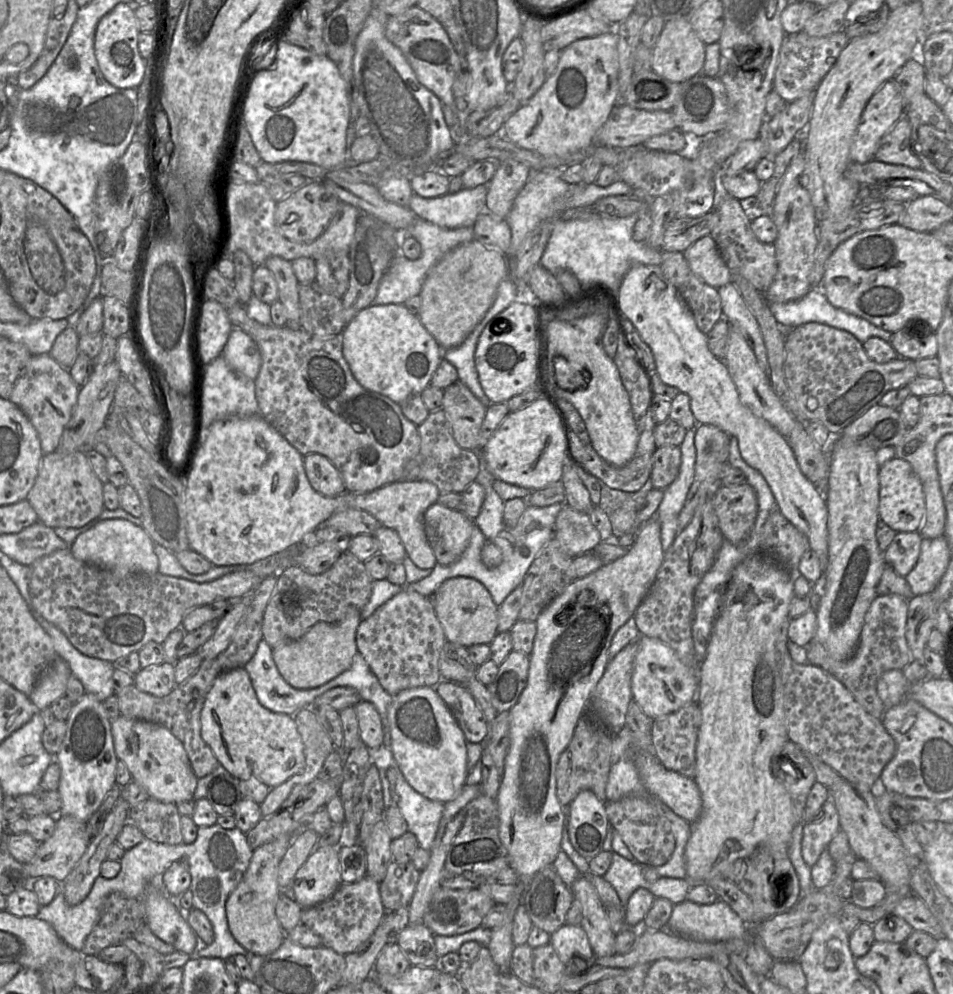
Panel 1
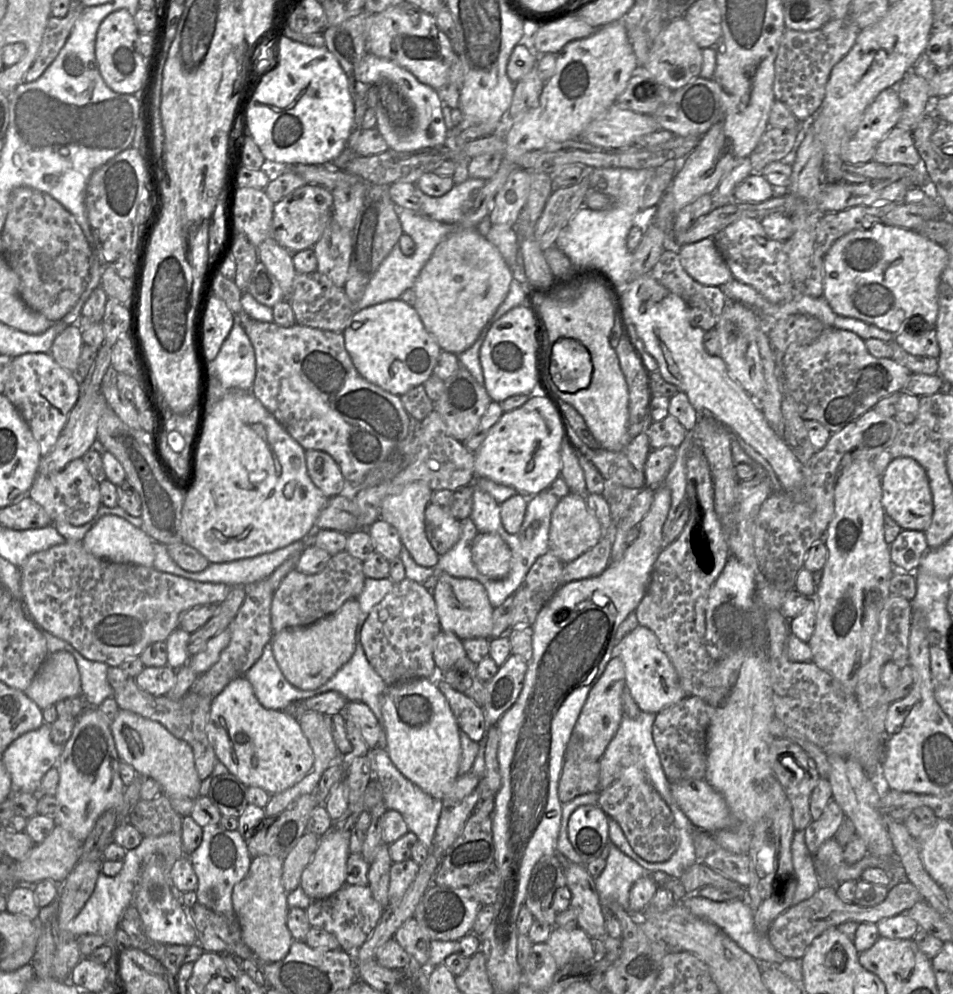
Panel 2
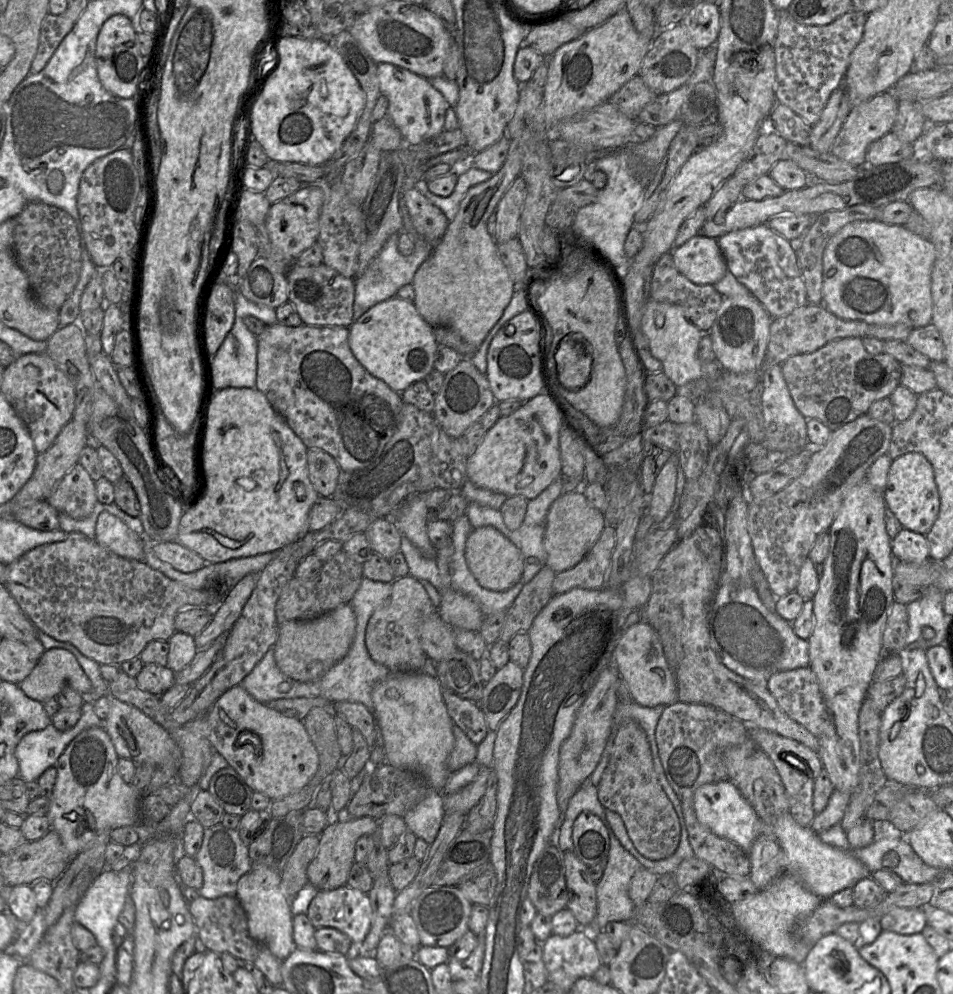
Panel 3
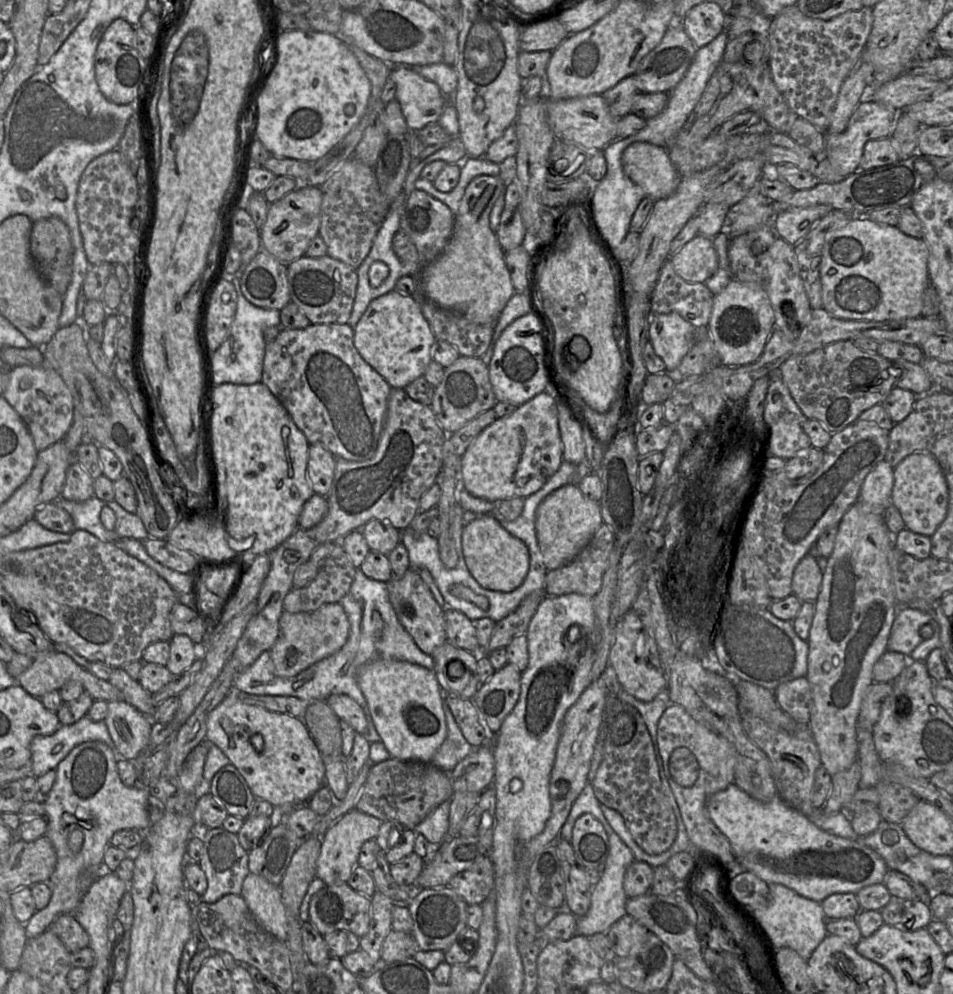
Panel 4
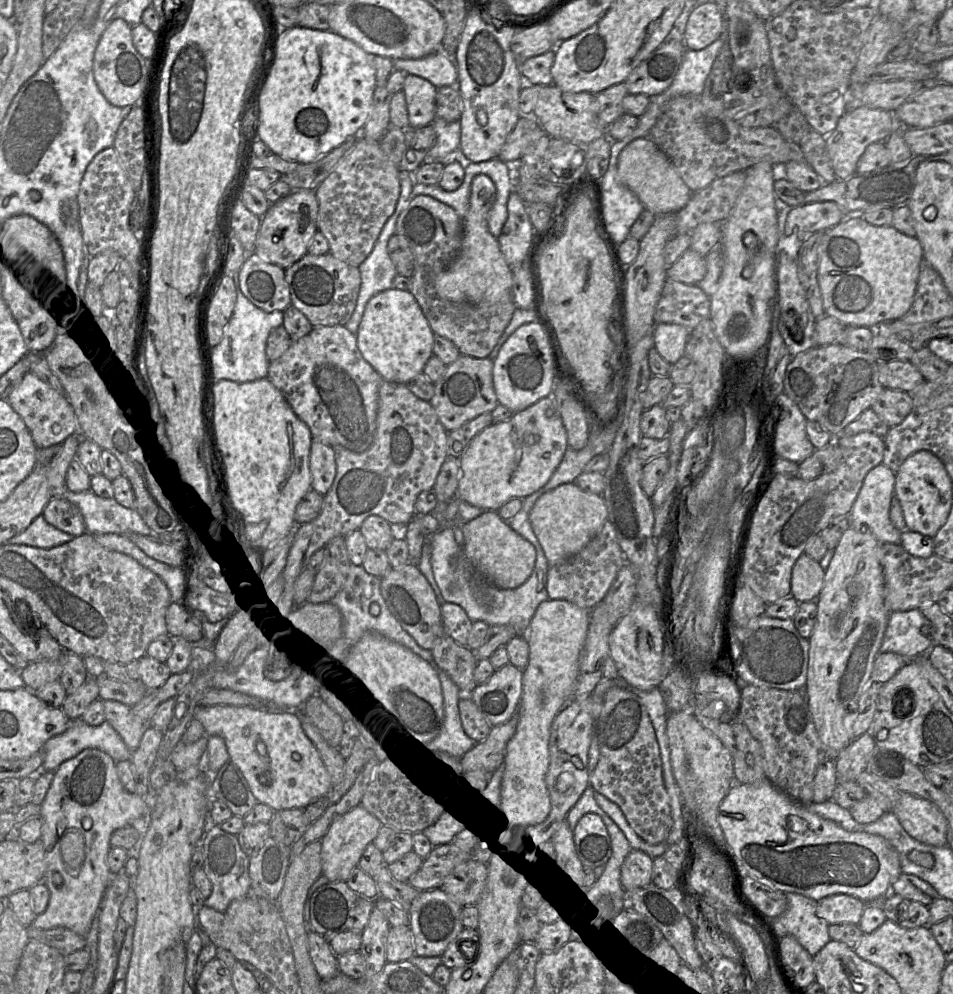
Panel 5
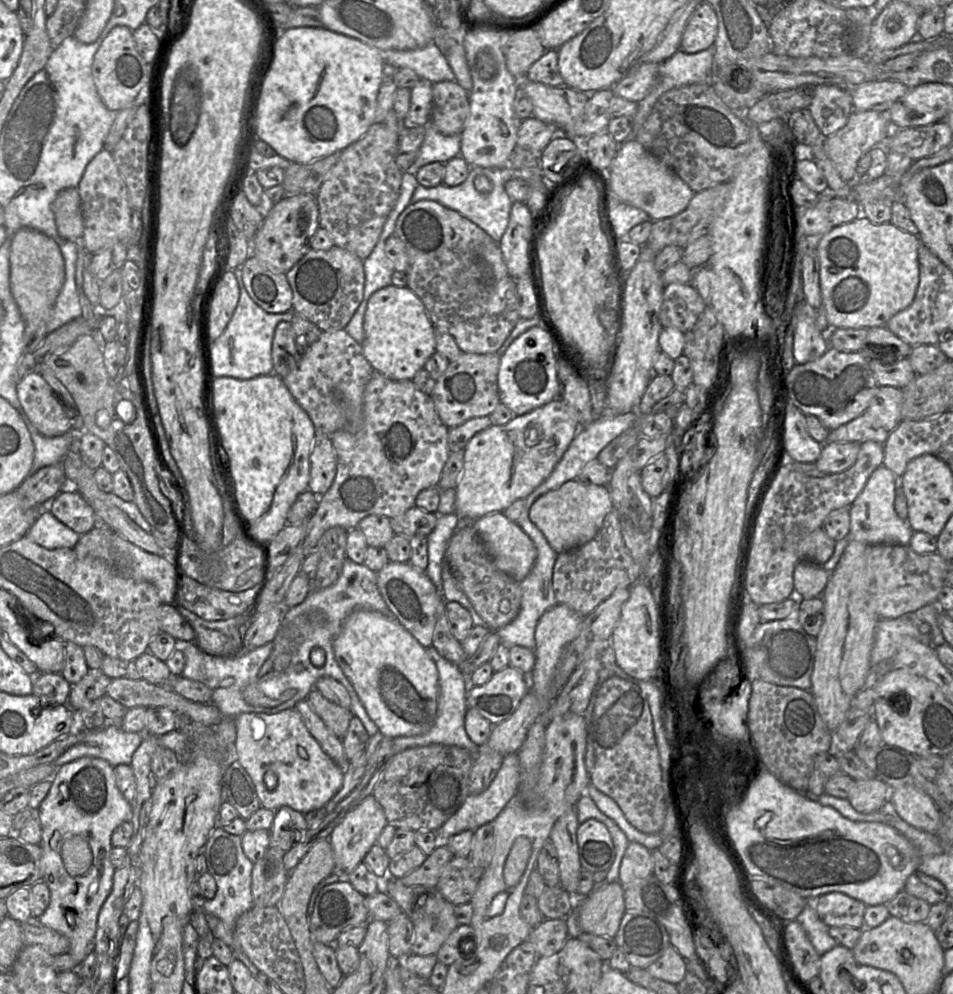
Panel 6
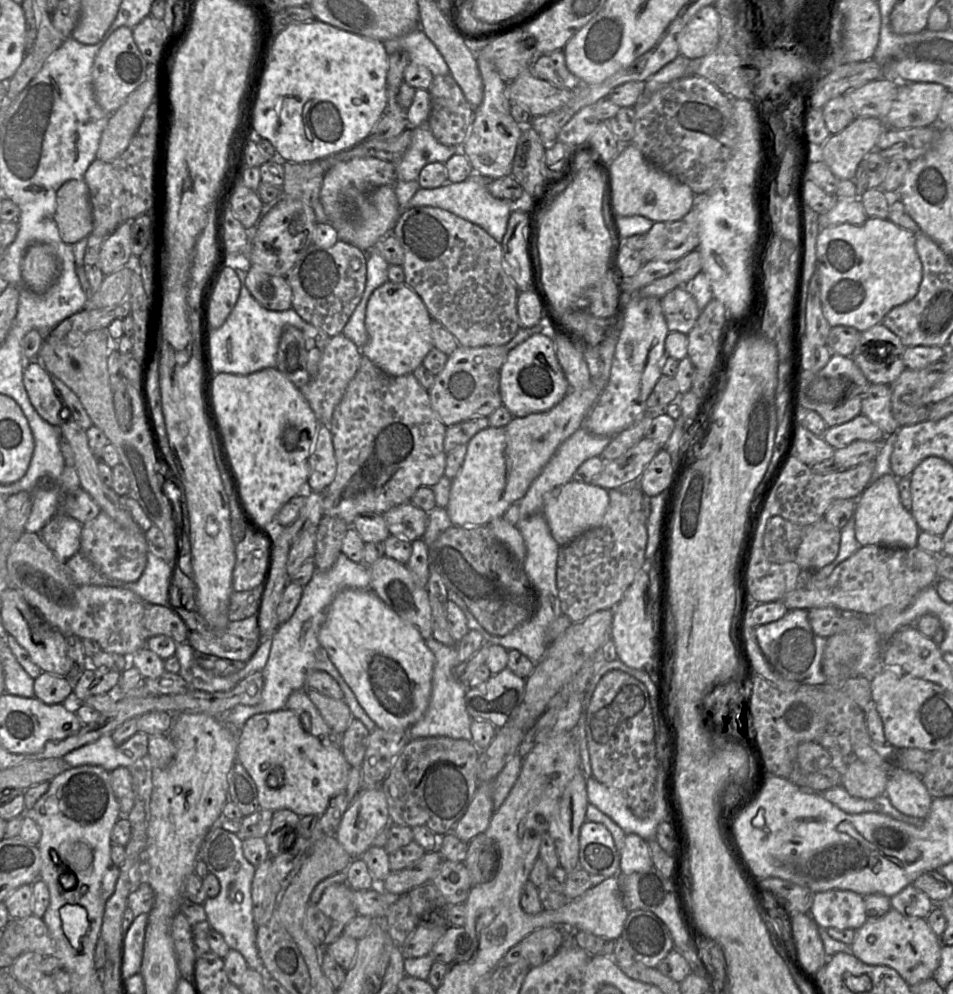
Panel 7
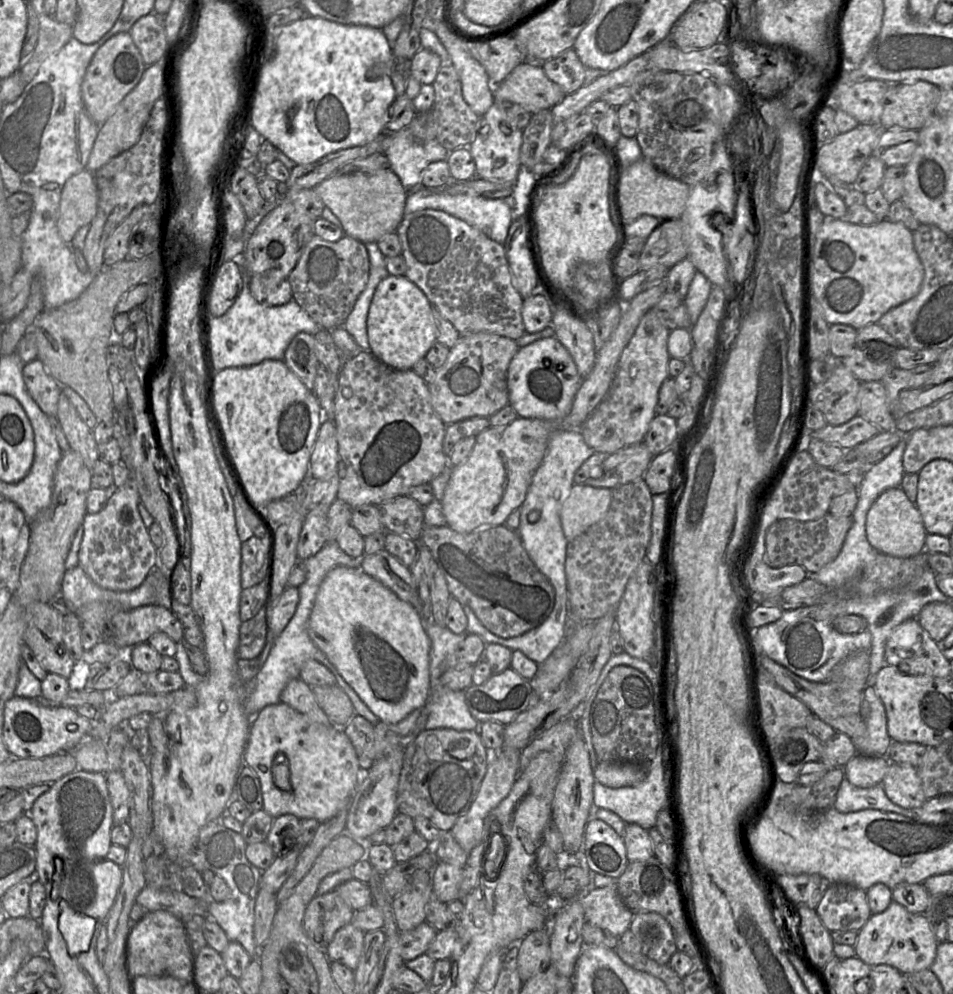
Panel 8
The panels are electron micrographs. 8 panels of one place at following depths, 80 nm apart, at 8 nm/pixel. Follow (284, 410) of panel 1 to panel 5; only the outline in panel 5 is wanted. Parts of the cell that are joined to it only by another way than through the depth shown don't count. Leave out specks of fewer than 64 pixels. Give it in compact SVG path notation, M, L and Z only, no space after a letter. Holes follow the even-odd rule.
M344 325L313 326L311 332L291 343L278 359L268 366L270 382L282 393L294 413L310 429L314 440L330 447L342 446L355 453L368 450L376 433L380 374L363 358L356 336Z

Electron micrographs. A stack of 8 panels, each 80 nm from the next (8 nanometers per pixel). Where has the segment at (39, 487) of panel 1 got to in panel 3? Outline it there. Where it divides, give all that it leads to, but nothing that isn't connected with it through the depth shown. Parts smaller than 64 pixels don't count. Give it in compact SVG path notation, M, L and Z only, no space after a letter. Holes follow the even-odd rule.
M80 463L75 464L59 481L46 501L74 519L84 519L98 502L96 485Z

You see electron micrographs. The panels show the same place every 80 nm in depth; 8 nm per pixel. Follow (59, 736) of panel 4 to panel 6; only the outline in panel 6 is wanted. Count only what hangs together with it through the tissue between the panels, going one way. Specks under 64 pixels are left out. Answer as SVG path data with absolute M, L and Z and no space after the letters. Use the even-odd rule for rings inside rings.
M107 724L99 729L89 730L84 739L67 749L54 764L64 764L82 757L95 757L107 761L115 767L119 764L131 765L132 756L143 741L143 732L125 732L119 724Z

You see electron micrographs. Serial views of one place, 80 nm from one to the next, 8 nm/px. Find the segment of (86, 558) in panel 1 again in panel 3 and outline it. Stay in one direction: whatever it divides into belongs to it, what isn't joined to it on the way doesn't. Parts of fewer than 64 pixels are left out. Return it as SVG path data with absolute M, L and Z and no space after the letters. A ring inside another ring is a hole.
M106 511L99 514L95 528L95 540L117 555L143 560L144 539L146 538L136 534L118 517Z

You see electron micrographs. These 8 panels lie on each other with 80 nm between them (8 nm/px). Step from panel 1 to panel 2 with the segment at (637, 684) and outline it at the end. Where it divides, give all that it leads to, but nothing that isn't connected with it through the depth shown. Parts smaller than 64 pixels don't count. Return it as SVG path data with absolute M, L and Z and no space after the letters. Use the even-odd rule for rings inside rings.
M638 625L613 649L612 658L614 657L619 657L624 663L626 687L642 712L658 714L687 697L674 666L664 652L659 639L650 629Z

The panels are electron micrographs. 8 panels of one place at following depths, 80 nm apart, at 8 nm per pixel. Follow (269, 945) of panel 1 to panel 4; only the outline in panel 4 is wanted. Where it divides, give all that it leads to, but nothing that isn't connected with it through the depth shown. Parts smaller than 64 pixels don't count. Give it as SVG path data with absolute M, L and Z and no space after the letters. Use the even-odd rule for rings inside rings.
M249 873L243 881L240 895L260 926L278 940L286 942L288 920L280 888L260 875Z

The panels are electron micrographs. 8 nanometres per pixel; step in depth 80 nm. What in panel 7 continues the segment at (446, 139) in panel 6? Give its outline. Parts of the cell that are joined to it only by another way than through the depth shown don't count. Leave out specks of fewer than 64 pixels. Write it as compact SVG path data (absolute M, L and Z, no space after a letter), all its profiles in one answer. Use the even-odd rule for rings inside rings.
M427 125L412 128L412 140L402 159L395 164L398 181L418 181L419 174L427 164L445 164L461 146L440 143Z

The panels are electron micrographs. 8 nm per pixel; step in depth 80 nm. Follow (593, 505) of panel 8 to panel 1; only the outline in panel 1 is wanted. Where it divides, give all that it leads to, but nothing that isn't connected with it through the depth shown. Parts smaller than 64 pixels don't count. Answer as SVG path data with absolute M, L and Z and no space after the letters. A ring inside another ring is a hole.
M564 503L556 518L554 538L572 558L593 551L603 542L589 514Z

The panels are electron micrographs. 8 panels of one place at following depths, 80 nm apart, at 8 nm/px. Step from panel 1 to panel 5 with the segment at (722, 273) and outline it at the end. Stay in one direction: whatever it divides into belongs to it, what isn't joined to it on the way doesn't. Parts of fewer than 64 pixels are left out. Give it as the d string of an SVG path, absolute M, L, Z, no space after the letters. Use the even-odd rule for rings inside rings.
M690 248L666 270L667 277L690 285L697 285L705 277L706 272L706 256Z

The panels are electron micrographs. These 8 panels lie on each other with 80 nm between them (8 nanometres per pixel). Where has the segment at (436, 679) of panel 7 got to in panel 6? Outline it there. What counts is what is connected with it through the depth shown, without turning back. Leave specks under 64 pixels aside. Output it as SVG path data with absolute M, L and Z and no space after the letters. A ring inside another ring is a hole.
M433 646L426 648L426 650L438 671L438 705L436 720L432 728L425 734L393 738L395 753L399 753L408 748L427 746L430 744L457 746L466 750L475 751L478 747L470 740L465 730L465 714L468 709L466 696L470 687L468 677L464 676L455 664L443 658Z

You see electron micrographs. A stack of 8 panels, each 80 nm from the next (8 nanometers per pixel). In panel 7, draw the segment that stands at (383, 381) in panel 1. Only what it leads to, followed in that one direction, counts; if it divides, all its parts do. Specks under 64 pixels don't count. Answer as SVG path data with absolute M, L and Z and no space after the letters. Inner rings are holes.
M387 281L375 289L368 300L365 317L367 342L361 352L391 376L411 374L434 347L431 323L426 305L411 287L405 282Z

